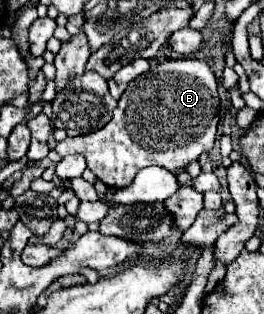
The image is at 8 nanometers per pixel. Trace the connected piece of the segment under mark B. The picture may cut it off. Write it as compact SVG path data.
M176 58L176 60L166 60L158 64L154 70L148 70L140 78L132 80L118 100L118 106L114 110L112 120L96 132L84 134L84 136L74 136L66 138L56 146L56 152L60 156L78 152L84 154L88 168L96 174L98 180L102 180L110 188L126 188L132 184L134 176L146 168L146 166L162 166L170 170L172 174L182 174L184 168L190 162L196 162L200 154L208 152L214 146L216 140L216 126L218 126L218 116L220 112L220 98L216 90L216 78L212 70L208 68L206 62L202 60L192 60L192 58Z

